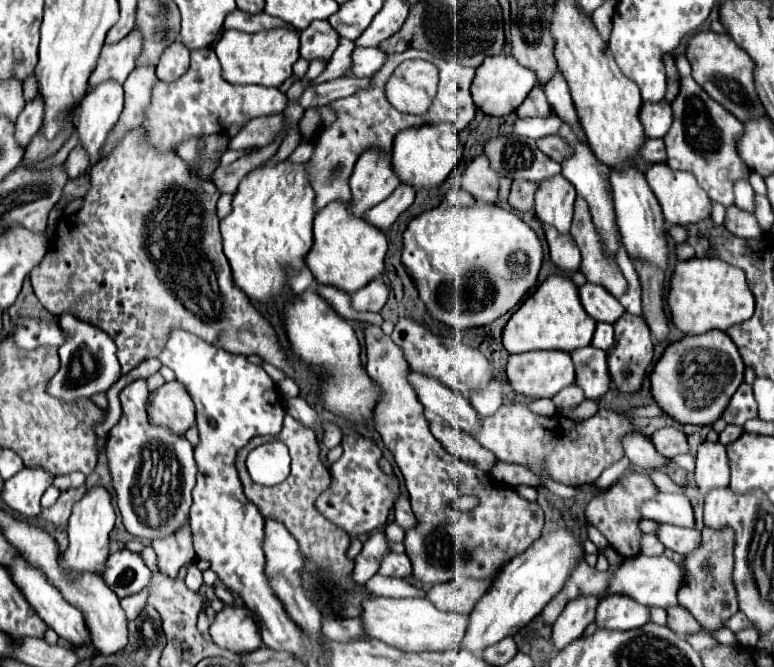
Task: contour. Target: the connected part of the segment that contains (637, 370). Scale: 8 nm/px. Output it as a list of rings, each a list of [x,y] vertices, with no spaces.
[[[625,313],[617,323],[615,323],[615,345],[611,347],[607,355],[609,363],[609,373],[611,381],[615,383],[615,391],[623,395],[637,393],[643,385],[643,377],[653,361],[653,343],[651,343],[651,333],[643,317],[635,317]]]

